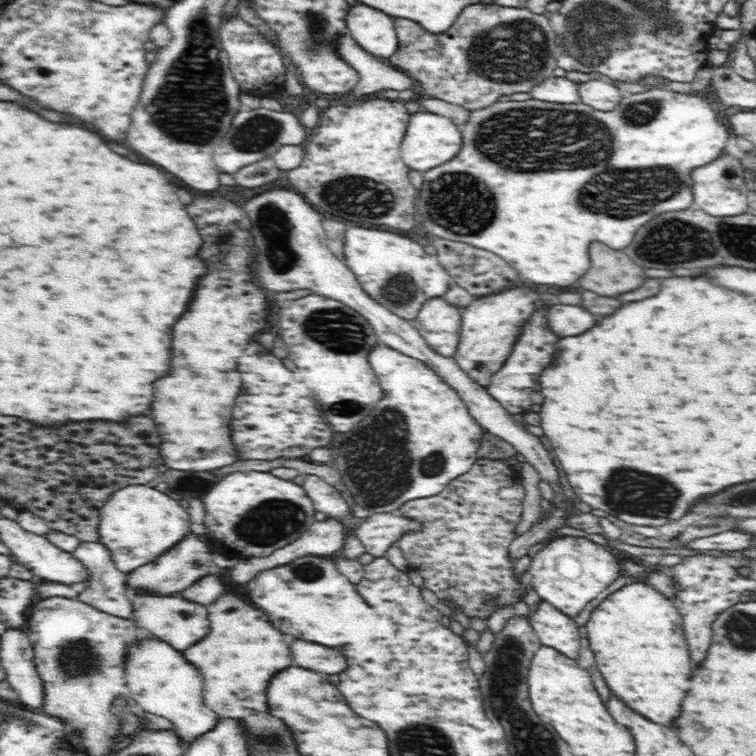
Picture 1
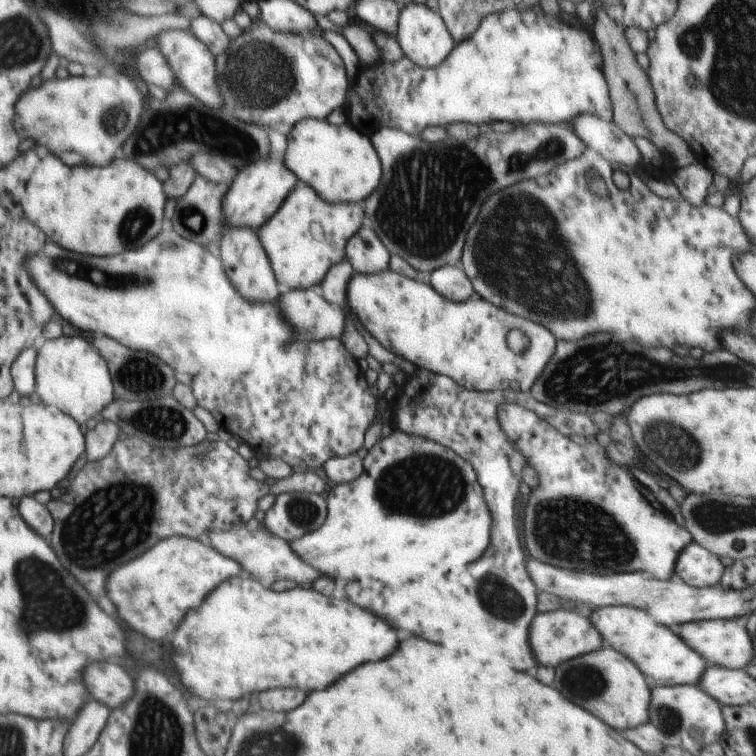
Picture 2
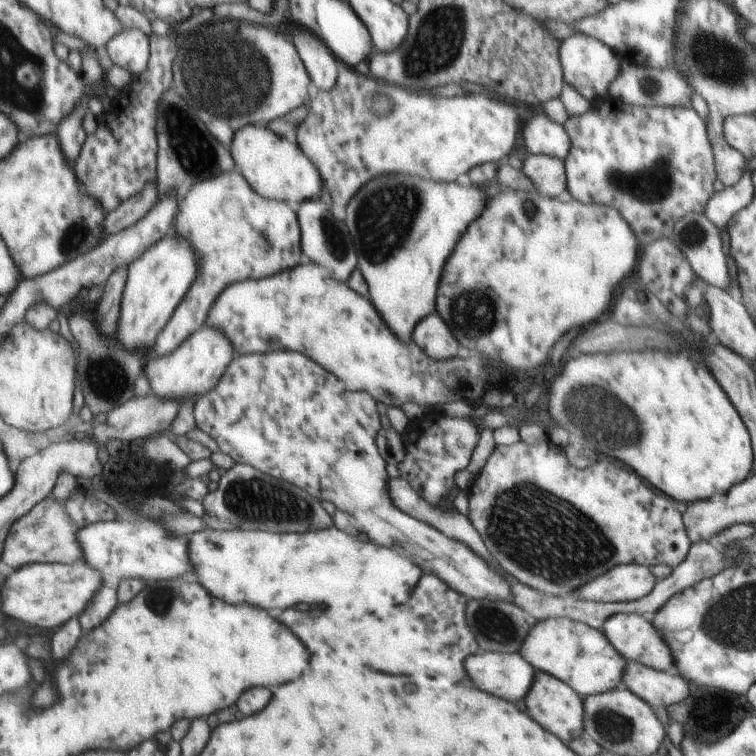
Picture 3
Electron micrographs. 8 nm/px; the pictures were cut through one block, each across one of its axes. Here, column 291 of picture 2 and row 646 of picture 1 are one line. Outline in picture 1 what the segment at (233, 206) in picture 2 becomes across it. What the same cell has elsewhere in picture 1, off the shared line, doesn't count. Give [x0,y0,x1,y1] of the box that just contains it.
[126,589,210,652]

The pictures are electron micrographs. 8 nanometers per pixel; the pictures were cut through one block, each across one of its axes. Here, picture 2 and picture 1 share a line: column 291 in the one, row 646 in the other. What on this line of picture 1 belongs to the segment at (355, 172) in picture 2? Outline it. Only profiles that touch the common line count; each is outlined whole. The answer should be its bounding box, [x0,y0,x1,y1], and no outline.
[124,640,218,745]

